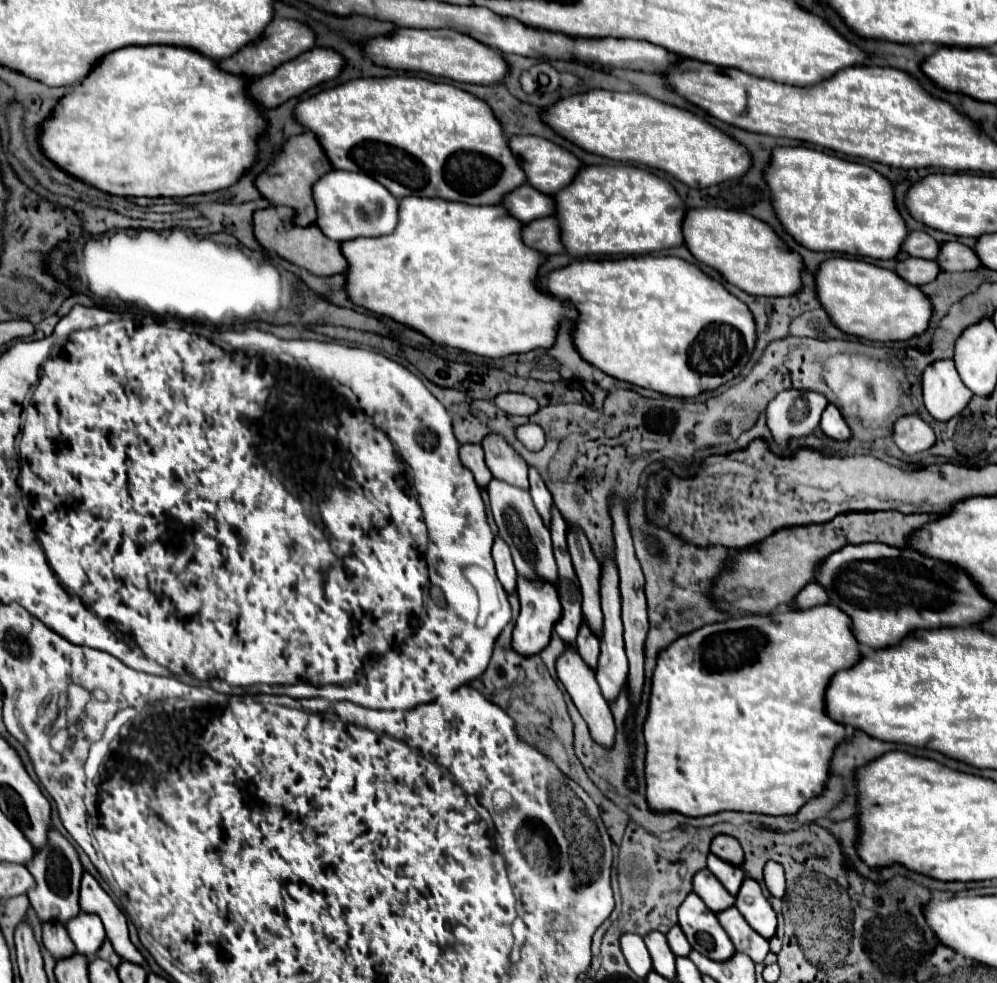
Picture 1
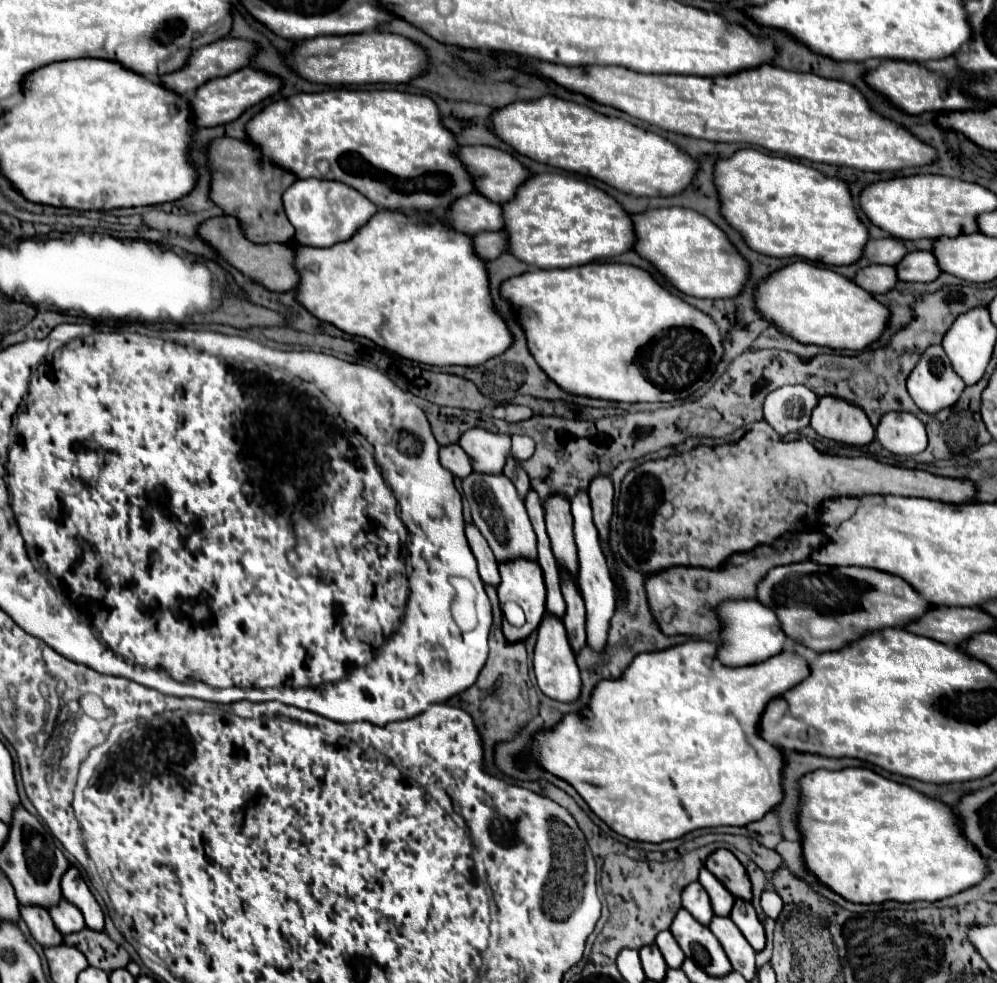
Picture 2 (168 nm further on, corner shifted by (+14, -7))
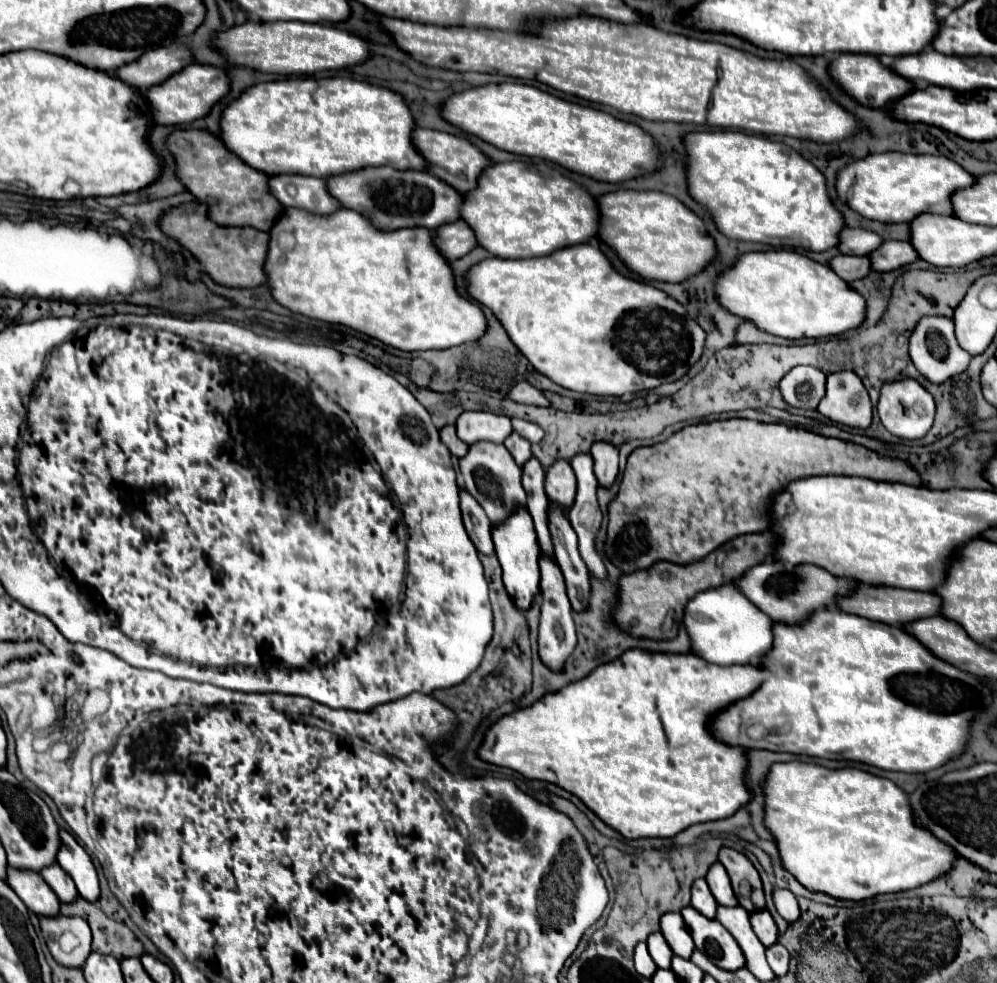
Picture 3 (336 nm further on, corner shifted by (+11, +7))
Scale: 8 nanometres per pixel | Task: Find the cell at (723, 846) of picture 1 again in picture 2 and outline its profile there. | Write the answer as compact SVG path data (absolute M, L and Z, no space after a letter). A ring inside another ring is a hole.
M717 850L707 858L707 870L721 880L721 884L739 900L751 902L751 882L743 868L743 864L729 852L729 850Z

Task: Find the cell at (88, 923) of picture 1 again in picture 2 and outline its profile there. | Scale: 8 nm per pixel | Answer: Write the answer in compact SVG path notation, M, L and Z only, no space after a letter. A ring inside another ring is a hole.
M61 898L61 904L55 904L53 908L49 908L49 914L53 918L53 922L57 924L57 930L61 934L71 934L71 932L79 932L81 928L85 928L85 920L81 910L77 910L69 900Z

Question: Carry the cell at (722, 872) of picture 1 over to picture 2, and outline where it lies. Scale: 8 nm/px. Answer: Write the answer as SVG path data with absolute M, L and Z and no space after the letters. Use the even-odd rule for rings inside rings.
M703 868L701 874L699 874L699 882L701 886L707 890L709 898L711 898L711 906L713 906L713 912L717 916L729 916L733 904L735 904L735 898L731 896L731 892L707 870Z

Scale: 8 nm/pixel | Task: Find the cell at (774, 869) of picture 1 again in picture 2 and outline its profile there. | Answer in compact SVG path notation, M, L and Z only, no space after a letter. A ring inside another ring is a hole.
M773 890L763 892L763 896L761 896L761 908L763 908L763 912L765 912L769 918L777 920L779 914L781 914L781 910L783 910L783 900L781 900L779 894L773 892Z

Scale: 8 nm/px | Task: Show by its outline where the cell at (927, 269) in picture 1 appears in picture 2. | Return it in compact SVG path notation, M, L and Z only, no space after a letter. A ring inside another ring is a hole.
M867 266L857 270L853 282L857 282L857 286L871 294L883 294L897 284L897 276L895 270L889 266Z

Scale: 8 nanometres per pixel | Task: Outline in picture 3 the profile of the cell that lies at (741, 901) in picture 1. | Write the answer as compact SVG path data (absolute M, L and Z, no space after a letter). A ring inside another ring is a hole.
M768 910L750 912L750 924L752 924L758 940L760 940L764 946L772 946L772 944L776 942L778 928L776 928L776 922L772 920L772 916L770 916Z

